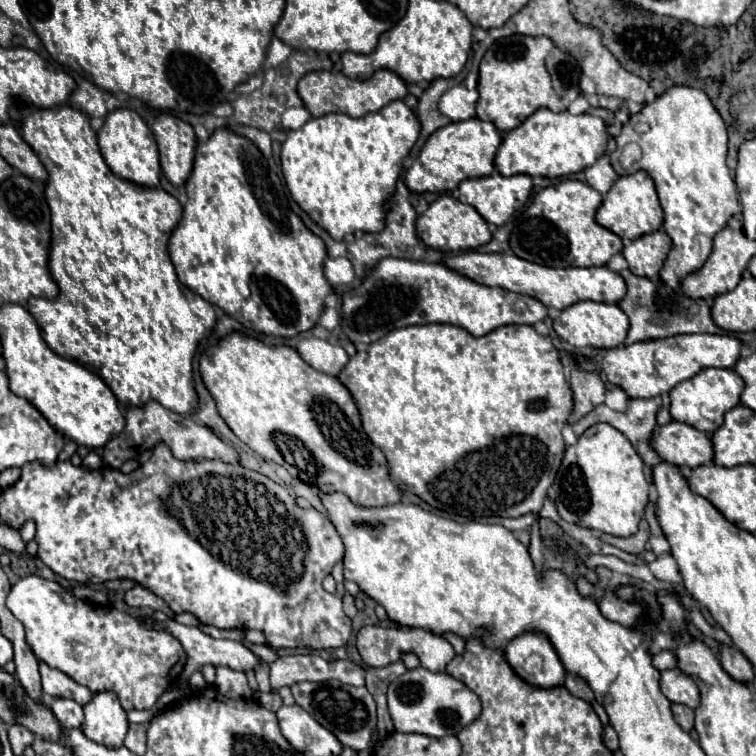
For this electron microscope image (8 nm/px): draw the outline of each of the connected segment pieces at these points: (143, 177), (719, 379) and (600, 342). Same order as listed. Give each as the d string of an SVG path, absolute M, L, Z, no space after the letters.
M116 109L106 117L106 123L98 131L98 145L106 165L112 173L124 181L142 185L142 187L158 187L160 185L160 161L158 147L152 131L144 123L144 119L130 109Z
M704 369L688 381L678 383L670 391L670 415L674 421L696 427L704 433L714 433L724 423L724 413L740 403L744 381L734 369Z
M580 301L564 311L554 319L554 331L560 339L570 343L576 349L598 347L598 349L612 349L620 347L628 335L628 317L618 305L596 303L596 301Z

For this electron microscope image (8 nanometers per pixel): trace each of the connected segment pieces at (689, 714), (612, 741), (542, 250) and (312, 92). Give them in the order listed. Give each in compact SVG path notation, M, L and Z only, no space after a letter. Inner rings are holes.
M672 705L672 711L674 711L674 717L676 717L678 725L684 731L690 731L694 727L694 709L690 709L686 705Z
M610 725L604 727L602 739L604 739L604 745L606 745L610 751L616 751L616 749L618 749L618 735L616 735L616 731L614 731Z
M564 179L558 185L542 189L528 209L512 221L510 249L526 261L548 267L592 267L606 265L612 255L622 251L622 239L598 225L594 215L602 203L602 195L578 179Z
M388 69L376 71L370 79L366 81L354 81L348 79L344 73L332 73L332 71L312 71L304 75L298 83L298 95L302 97L306 109L312 113L312 117L328 115L328 113L344 113L352 117L362 117L366 113L380 111L380 107L388 105L390 101L404 99L408 95L408 85L400 75Z

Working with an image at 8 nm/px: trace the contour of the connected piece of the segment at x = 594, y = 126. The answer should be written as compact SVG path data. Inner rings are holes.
M538 109L520 127L508 131L496 153L496 169L502 175L542 175L542 177L566 177L578 173L596 163L606 153L608 133L606 121L594 115L570 115L554 113L550 109Z

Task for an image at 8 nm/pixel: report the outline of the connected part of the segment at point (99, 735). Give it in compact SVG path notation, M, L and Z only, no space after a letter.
M96 693L94 699L84 705L84 735L96 743L104 743L106 747L122 747L128 719L122 709L116 693Z

